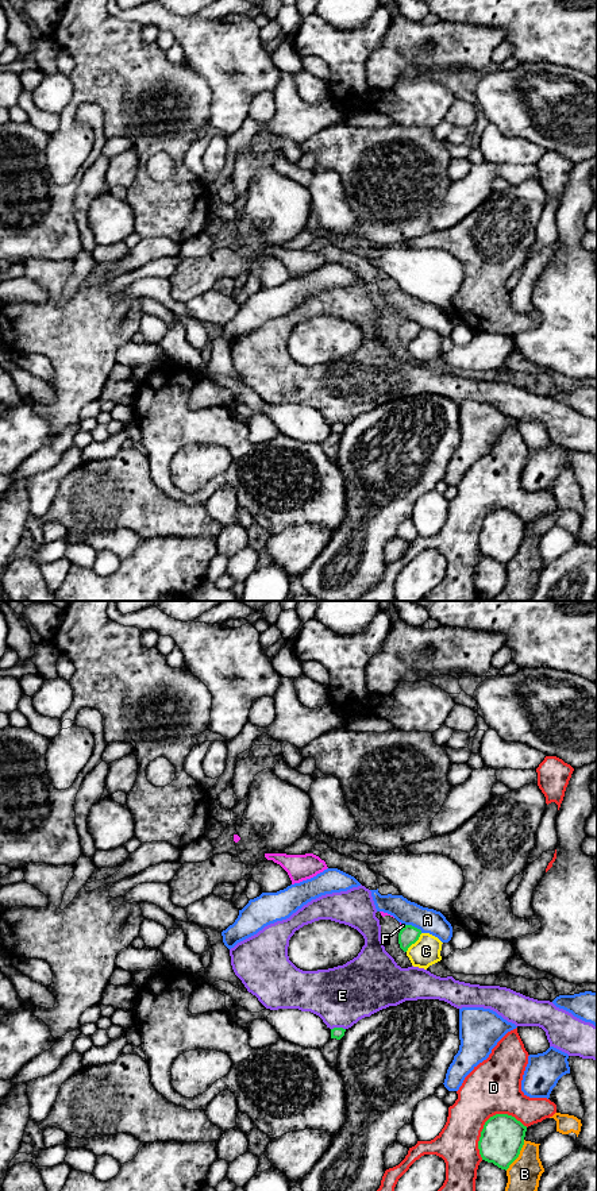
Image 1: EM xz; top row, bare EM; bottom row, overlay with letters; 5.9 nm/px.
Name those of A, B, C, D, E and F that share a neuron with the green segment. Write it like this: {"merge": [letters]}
{"merge": ["F"]}

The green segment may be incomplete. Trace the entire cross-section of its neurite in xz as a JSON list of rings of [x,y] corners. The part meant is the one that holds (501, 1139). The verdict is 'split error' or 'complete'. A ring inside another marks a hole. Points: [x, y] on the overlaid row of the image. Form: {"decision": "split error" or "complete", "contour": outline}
{"decision": "complete", "contour": [[[496,1114],[490,1117],[485,1122],[478,1141],[482,1160],[507,1171],[520,1155],[525,1132],[527,1126],[512,1115]]]}

